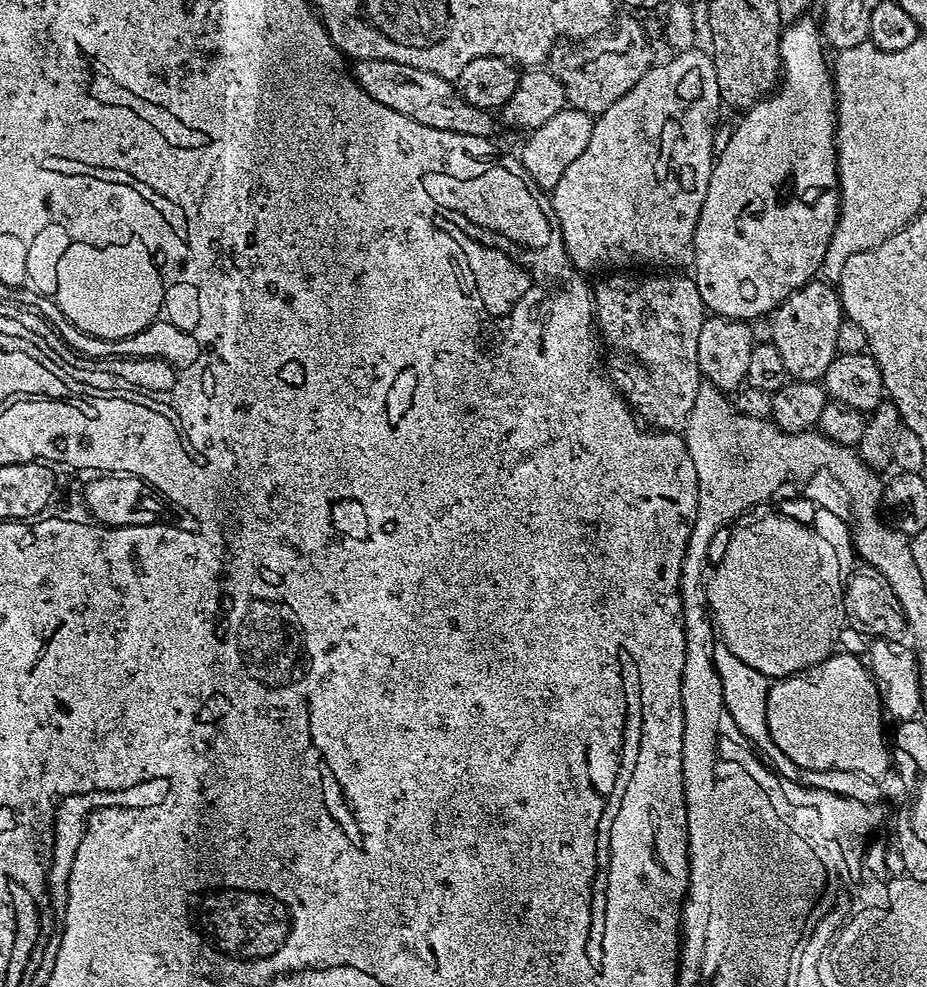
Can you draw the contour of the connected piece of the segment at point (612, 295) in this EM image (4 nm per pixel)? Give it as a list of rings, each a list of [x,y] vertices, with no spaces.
[[[608,274],[608,277],[605,278],[604,281],[601,282],[600,285],[595,285],[594,288],[594,320],[598,325],[598,336],[602,341],[603,347],[607,349],[606,352],[606,375],[609,380],[612,381],[613,384],[616,385],[616,389],[620,391],[621,396],[624,397],[625,400],[628,401],[629,408],[633,410],[641,410],[640,408],[645,408],[648,412],[653,412],[656,415],[656,424],[655,427],[660,430],[671,430],[674,432],[683,433],[684,427],[688,424],[688,419],[690,418],[690,410],[694,408],[694,398],[698,394],[698,390],[702,387],[702,377],[700,374],[700,367],[698,366],[698,334],[702,330],[702,322],[706,318],[706,309],[704,307],[704,303],[702,302],[702,298],[698,294],[698,286],[696,285],[695,279],[691,275],[684,276],[688,274]]]

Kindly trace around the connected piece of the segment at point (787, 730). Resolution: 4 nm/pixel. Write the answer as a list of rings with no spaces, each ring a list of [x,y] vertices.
[[[838,652],[830,654],[822,663],[818,663],[813,667],[806,668],[801,672],[796,673],[793,676],[785,676],[773,681],[769,685],[769,703],[768,706],[776,706],[776,736],[782,736],[782,750],[783,753],[788,753],[790,760],[798,762],[799,765],[808,767],[814,767],[823,770],[838,770],[838,771],[854,771],[865,773],[866,776],[871,776],[882,779],[886,773],[891,771],[890,766],[890,754],[886,736],[882,734],[882,718],[884,719],[883,705],[880,702],[880,697],[877,692],[877,688],[872,679],[871,673],[867,668],[867,665],[860,659],[856,658],[852,654],[838,654]]]

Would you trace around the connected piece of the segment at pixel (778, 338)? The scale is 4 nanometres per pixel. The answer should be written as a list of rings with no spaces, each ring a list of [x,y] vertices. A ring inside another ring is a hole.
[[[809,282],[791,292],[770,314],[767,335],[770,337],[772,347],[776,350],[776,359],[779,360],[781,369],[785,373],[789,372],[789,377],[792,378],[821,377],[826,366],[838,352],[836,334],[840,328],[840,320],[842,321],[840,297],[835,287],[824,282],[816,283]]]

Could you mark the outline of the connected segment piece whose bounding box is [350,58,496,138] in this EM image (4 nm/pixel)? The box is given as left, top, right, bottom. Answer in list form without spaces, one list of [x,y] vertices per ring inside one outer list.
[[[378,58],[357,60],[350,71],[356,77],[358,86],[374,98],[374,102],[382,102],[390,110],[398,114],[406,114],[406,118],[414,118],[414,122],[422,122],[422,126],[434,126],[434,130],[450,130],[454,134],[467,136],[491,137],[496,124],[492,121],[493,113],[487,108],[470,106],[466,98],[462,98],[459,87],[453,81],[442,78],[438,74],[430,74],[430,70],[418,70],[418,66],[402,66],[402,62],[386,62]]]

